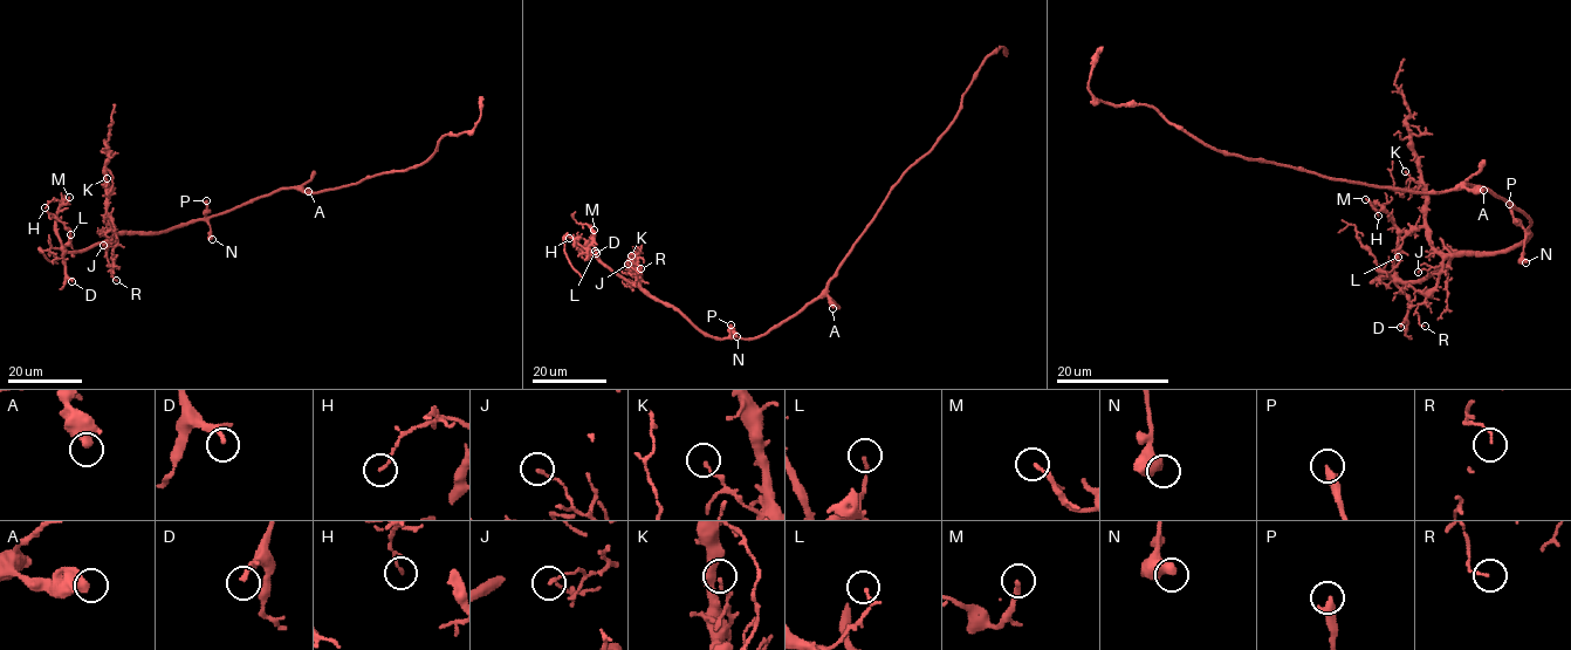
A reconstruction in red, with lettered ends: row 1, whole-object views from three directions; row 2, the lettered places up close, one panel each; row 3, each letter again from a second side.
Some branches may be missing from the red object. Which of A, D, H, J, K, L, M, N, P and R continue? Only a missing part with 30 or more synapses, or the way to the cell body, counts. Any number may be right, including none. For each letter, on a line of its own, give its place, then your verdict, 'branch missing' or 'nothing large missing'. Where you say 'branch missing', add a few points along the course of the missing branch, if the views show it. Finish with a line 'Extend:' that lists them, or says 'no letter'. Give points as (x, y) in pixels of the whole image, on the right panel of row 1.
A: (1483, 190) | nothing large missing
D: (1400, 327) | nothing large missing
H: (1378, 216) | nothing large missing
J: (1418, 272) | nothing large missing
K: (1405, 171) | nothing large missing
L: (1398, 257) | nothing large missing
M: (1365, 199) | nothing large missing
N: (1525, 262) | nothing large missing
P: (1509, 204) | nothing large missing
R: (1425, 326) | nothing large missing
Extend: no letter

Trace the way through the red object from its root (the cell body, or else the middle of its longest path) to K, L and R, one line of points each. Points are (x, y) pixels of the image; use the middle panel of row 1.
K: (816, 299), (754, 337), (715, 339), (699, 332), (672, 306), (656, 300), (645, 291), (631, 269), (631, 255)
L: (816, 299), (754, 337), (715, 339), (699, 332), (672, 306), (654, 300), (610, 271), (589, 246), (595, 251)
R: (816, 299), (754, 337), (715, 339), (645, 291), (637, 276), (637, 264), (640, 268)

